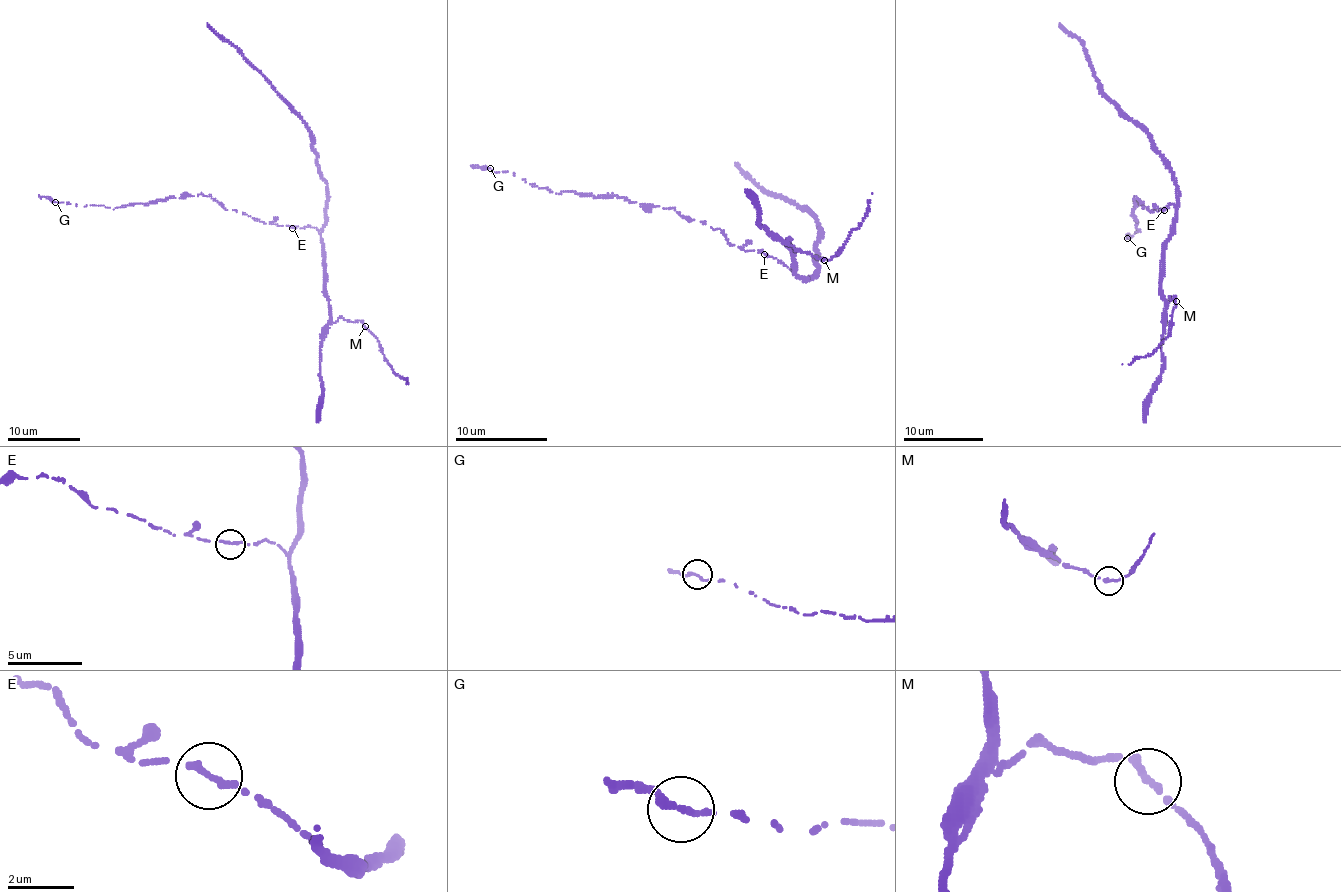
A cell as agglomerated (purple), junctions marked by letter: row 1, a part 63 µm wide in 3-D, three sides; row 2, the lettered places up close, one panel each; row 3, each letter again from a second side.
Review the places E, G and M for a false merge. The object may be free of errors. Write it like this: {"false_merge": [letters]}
{"false_merge": ["M"]}

